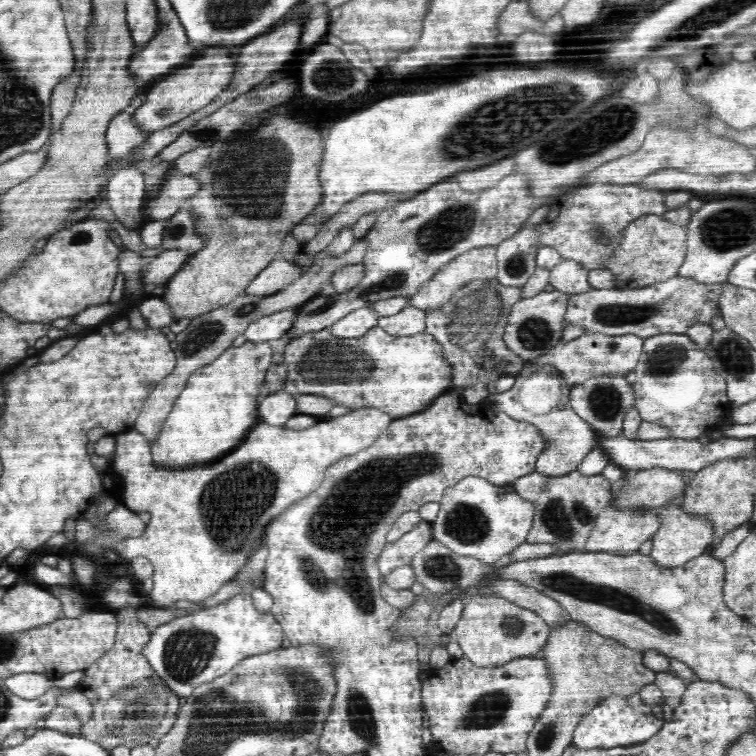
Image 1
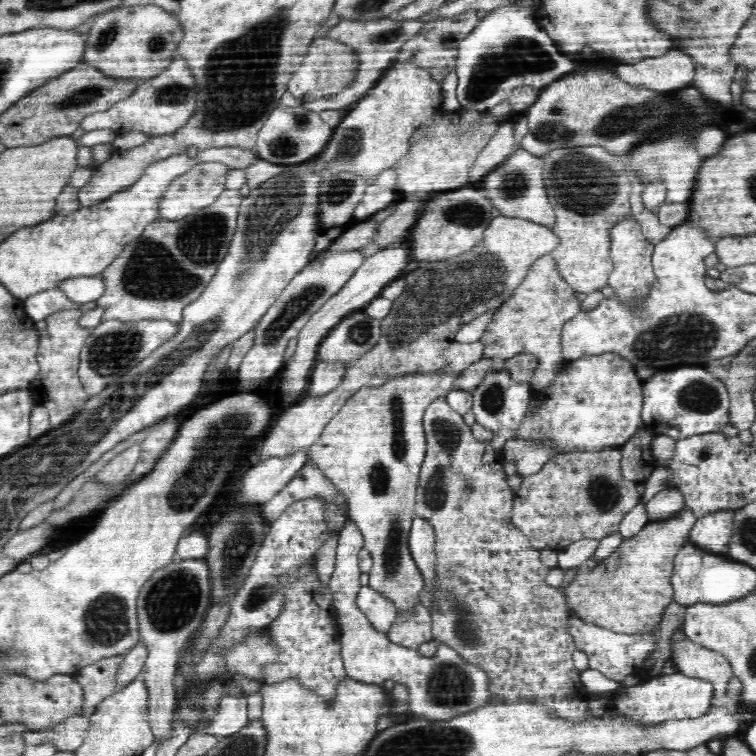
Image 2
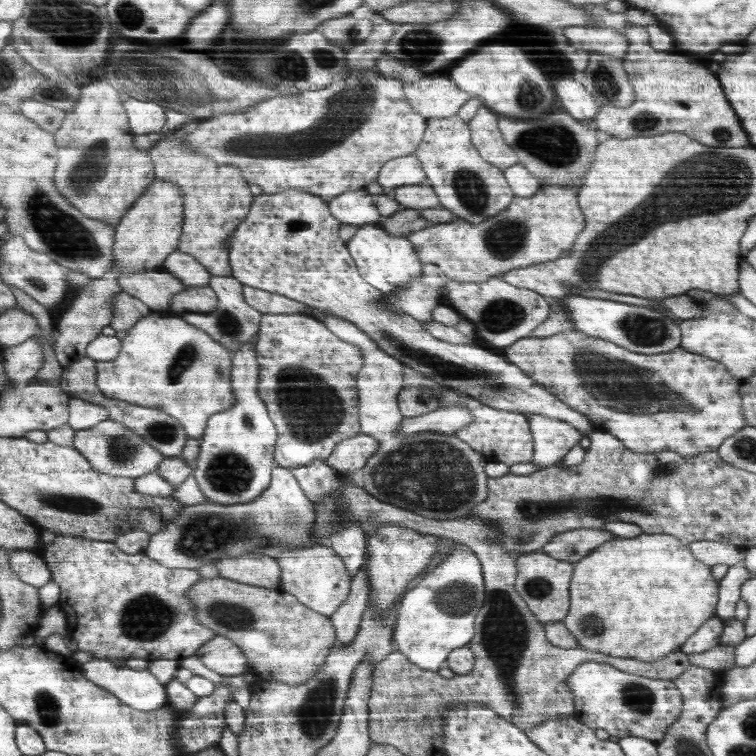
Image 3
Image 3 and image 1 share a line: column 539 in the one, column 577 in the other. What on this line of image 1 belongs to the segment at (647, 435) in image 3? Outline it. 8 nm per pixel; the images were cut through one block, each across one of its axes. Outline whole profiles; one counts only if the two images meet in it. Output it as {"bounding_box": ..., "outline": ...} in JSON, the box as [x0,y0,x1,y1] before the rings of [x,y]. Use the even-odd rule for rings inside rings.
{"bounding_box":[531,333,643,388],"outline":[[[588,333],[570,342],[560,341],[540,358],[531,360],[532,364],[546,366],[550,364],[560,371],[562,378],[568,383],[568,388],[586,382],[590,377],[600,375],[626,376],[635,369],[643,351],[643,339],[634,334],[609,336],[601,333]]]}

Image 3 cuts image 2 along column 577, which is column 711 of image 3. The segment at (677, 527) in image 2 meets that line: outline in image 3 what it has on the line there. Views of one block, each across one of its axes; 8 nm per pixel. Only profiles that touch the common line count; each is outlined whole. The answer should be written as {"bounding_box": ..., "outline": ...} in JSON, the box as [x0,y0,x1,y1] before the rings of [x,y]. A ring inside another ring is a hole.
{"bounding_box":[563,532,718,661],"outline":[[[643,532],[640,536],[634,538],[615,537],[604,542],[600,546],[593,548],[584,558],[573,563],[574,569],[571,576],[570,604],[569,614],[563,623],[568,627],[572,636],[578,640],[578,648],[582,650],[596,650],[606,656],[614,658],[636,658],[643,661],[656,661],[660,657],[672,652],[674,649],[680,649],[705,624],[714,616],[716,602],[718,602],[718,584],[712,580],[710,568],[706,563],[696,558],[689,547],[679,539],[670,534],[646,534]]]}

